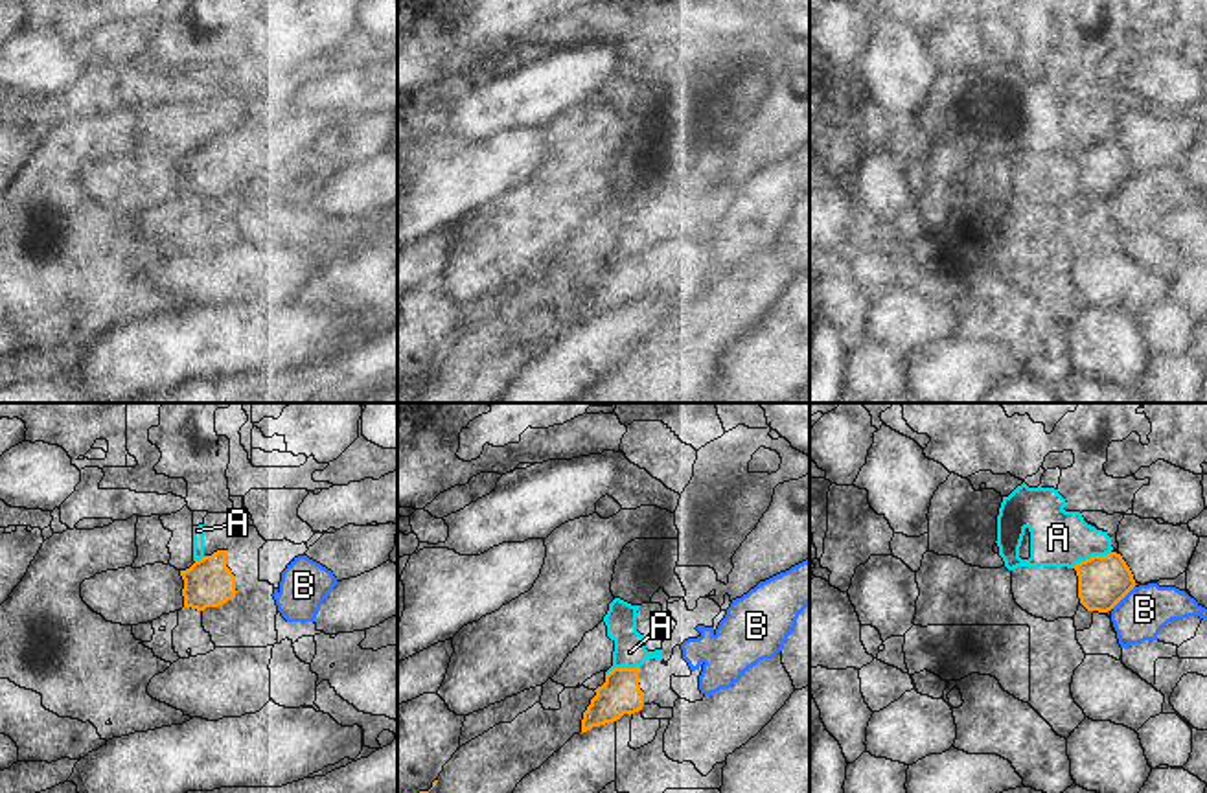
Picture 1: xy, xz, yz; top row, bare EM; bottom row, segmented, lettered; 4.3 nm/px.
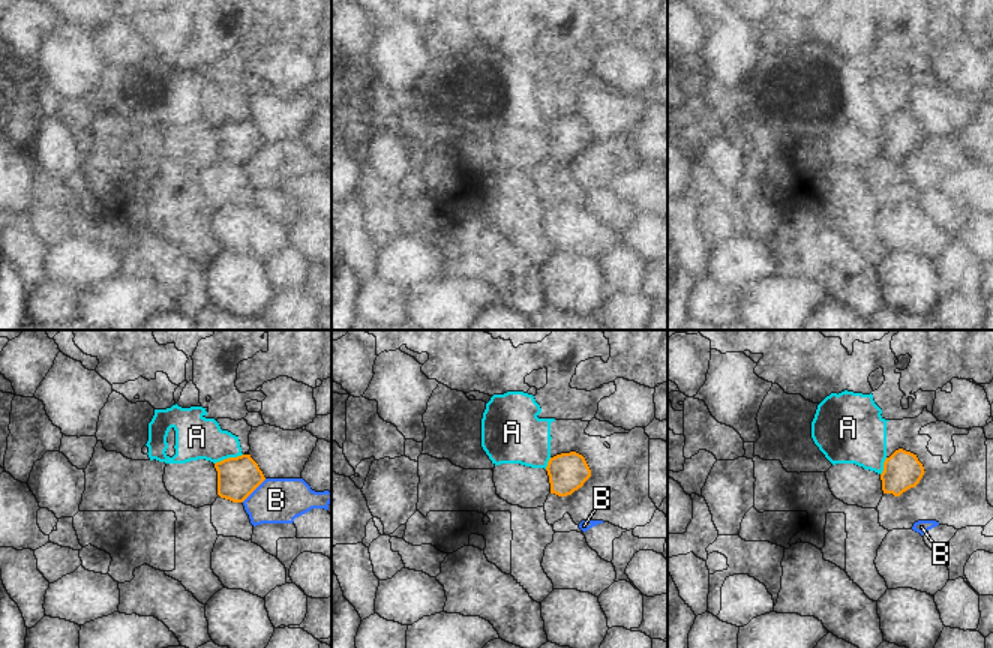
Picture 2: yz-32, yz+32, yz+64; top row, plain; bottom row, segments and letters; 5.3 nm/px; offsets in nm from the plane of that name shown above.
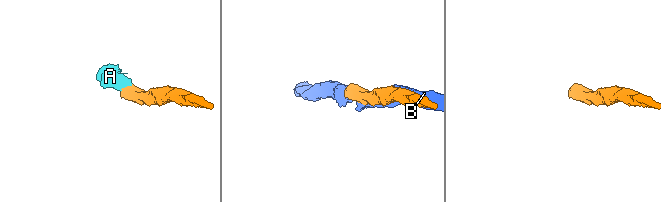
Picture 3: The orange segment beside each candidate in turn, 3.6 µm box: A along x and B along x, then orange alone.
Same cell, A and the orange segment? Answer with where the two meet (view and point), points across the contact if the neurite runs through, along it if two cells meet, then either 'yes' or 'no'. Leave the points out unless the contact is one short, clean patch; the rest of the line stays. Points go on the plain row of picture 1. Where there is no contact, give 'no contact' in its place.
contact yz (1093, 144); border yz (1110, 138), (1080, 148), (1073, 155); no

